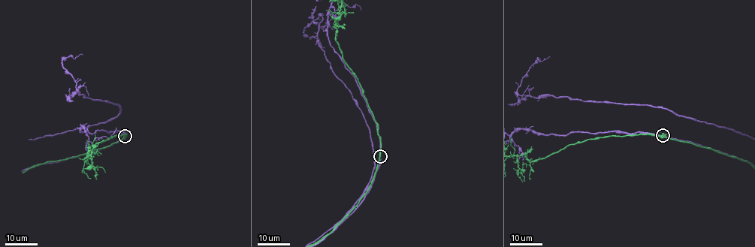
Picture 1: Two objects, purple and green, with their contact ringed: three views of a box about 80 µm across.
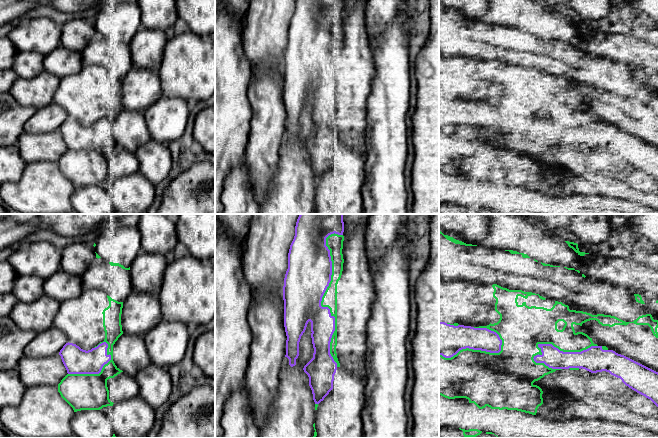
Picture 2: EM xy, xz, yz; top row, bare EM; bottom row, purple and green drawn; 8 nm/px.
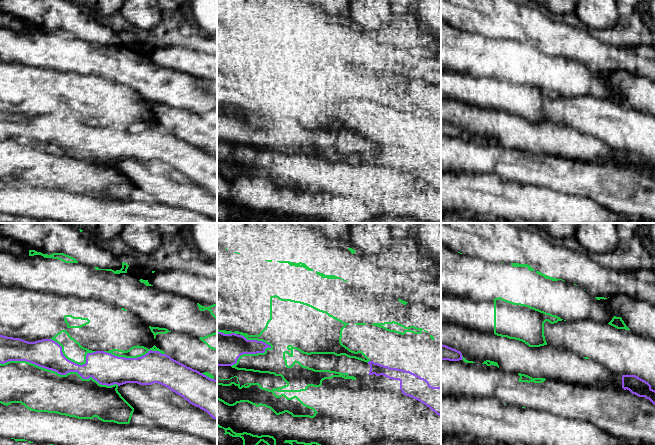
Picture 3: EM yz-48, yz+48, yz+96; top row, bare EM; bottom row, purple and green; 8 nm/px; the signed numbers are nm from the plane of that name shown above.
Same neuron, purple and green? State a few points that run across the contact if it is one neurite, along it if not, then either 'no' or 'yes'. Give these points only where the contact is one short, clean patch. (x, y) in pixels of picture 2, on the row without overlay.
no

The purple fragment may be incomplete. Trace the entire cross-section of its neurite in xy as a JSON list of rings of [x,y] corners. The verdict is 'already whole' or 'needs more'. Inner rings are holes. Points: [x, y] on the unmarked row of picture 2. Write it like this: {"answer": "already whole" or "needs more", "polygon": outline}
{"answer": "already whole", "polygon": [[[103,118],[91,126],[83,126],[73,119],[66,119],[60,126],[62,138],[68,150],[99,150],[111,136],[108,120]]]}

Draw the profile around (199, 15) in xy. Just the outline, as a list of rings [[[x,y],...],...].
[[[176,0],[178,18],[184,20],[190,31],[215,37],[215,0]]]

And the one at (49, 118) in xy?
[[[56,102],[37,109],[24,125],[27,133],[47,133],[59,130],[63,122],[68,119],[66,111]]]

